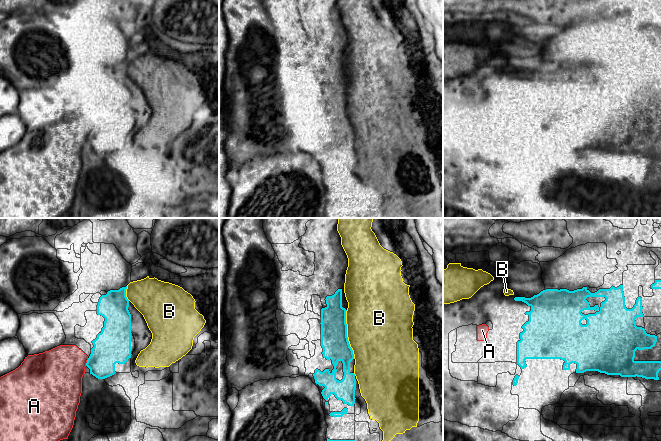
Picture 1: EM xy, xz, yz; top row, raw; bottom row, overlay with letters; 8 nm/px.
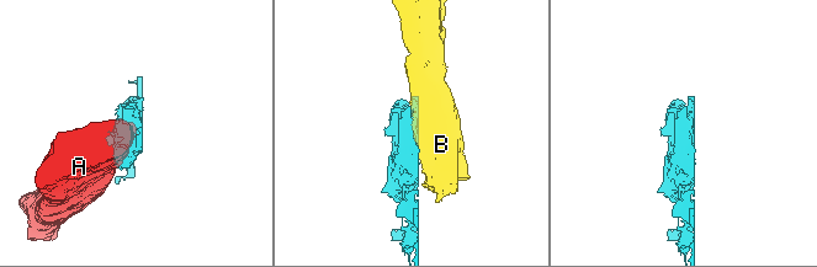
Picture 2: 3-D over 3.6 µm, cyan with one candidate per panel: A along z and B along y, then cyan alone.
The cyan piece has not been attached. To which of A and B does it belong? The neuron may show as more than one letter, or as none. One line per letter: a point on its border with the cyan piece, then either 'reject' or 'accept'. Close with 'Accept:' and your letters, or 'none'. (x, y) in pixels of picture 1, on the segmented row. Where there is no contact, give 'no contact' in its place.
A: xy (87, 362) | reject
B: xz (346, 334) | accept
Accept: B

